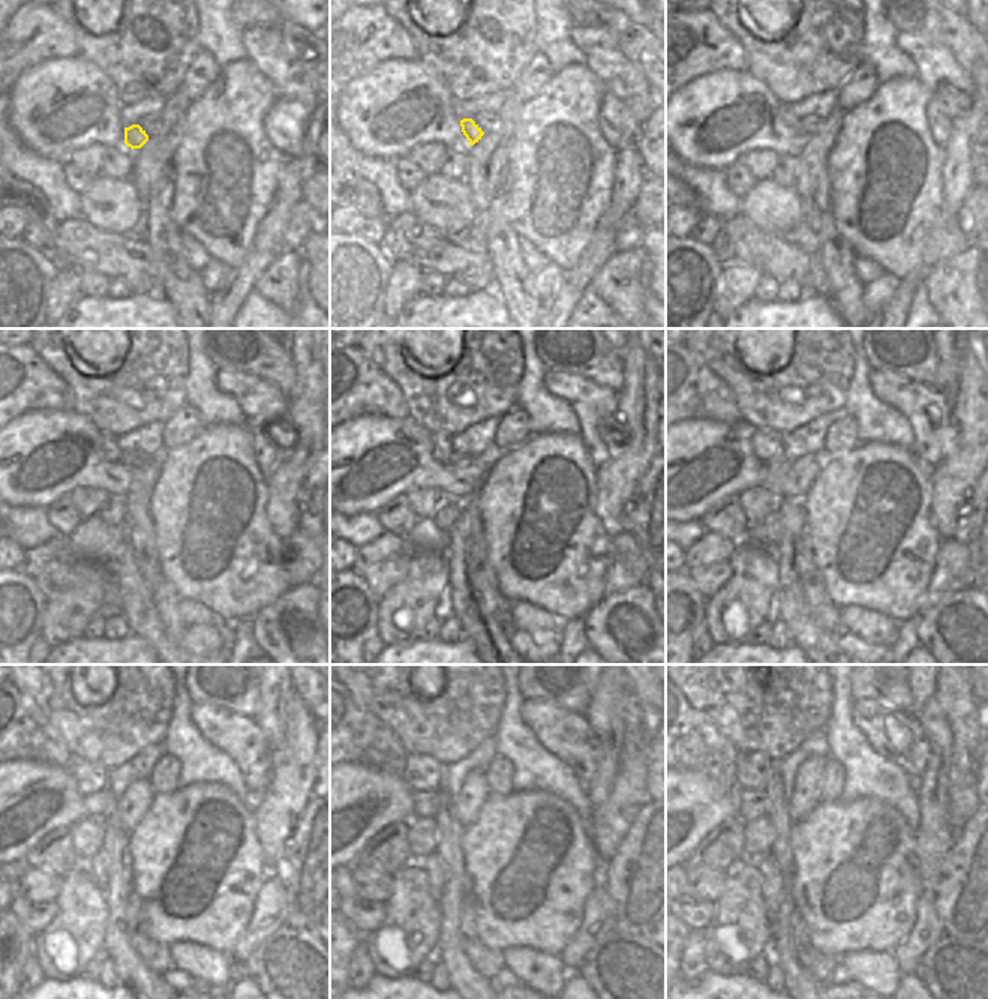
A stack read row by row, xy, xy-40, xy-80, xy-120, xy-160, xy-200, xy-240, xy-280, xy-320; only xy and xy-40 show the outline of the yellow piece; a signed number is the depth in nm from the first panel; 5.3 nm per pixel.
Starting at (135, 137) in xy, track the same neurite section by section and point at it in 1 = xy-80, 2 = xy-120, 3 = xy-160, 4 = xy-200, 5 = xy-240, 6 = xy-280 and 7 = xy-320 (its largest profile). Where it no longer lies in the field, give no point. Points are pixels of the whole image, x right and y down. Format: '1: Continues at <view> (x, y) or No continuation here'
1: Continues at xy-80 (789, 117)
2: Continues at xy-120 (111, 452)
3: Continues at xy-160 (443, 452)
4: Continues at xy-200 (766, 444)
5: Continues at xy-240 (90, 777)
6: Continues at xy-280 (422, 773)
7: Continues at xy-320 (753, 768)

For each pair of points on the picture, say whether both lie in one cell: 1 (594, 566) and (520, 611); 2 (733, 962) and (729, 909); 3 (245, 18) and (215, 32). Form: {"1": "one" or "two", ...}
{"1": "two", "2": "one", "3": "two"}

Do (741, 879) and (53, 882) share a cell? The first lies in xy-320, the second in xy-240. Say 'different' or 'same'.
different

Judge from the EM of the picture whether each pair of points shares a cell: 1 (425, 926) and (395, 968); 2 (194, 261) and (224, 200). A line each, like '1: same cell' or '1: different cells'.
1: same cell
2: different cells

